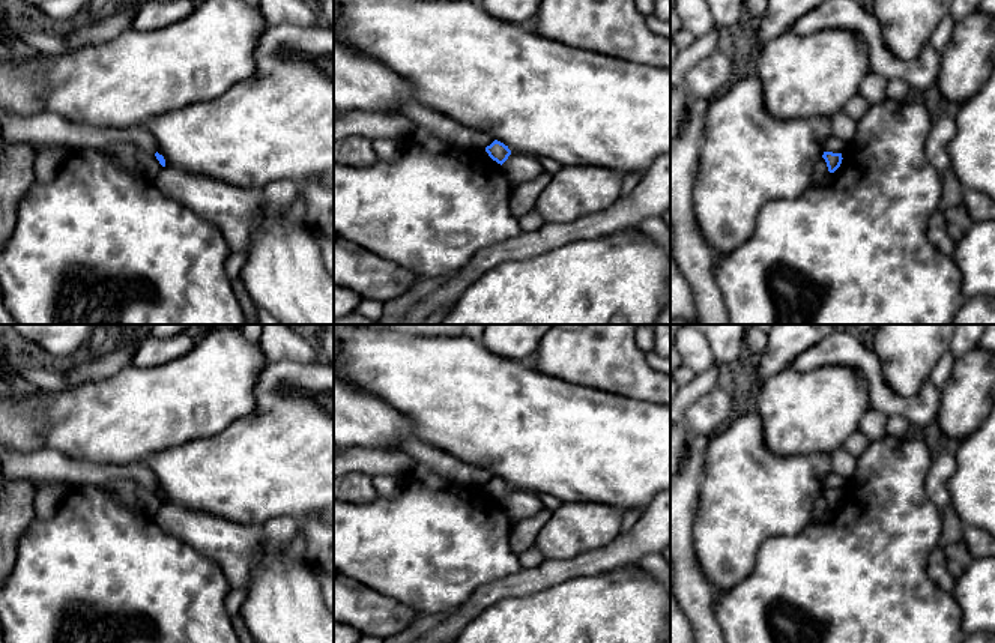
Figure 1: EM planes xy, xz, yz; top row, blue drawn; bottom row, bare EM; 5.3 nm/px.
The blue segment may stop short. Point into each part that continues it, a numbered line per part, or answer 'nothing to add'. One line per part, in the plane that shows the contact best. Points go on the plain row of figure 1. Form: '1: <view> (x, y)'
nothing to add

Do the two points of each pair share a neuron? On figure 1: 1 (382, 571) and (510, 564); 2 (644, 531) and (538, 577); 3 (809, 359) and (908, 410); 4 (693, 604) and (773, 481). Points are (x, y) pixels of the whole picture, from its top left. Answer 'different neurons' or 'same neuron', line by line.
1: same neuron
2: same neuron
3: same neuron
4: different neurons

